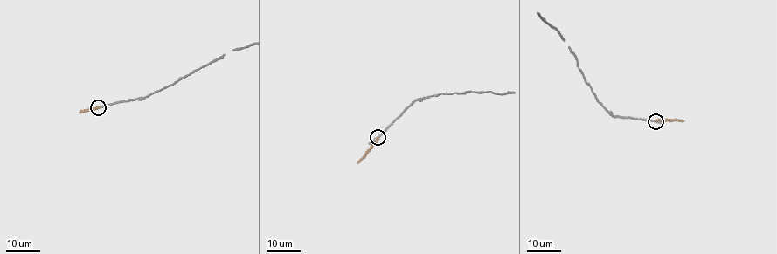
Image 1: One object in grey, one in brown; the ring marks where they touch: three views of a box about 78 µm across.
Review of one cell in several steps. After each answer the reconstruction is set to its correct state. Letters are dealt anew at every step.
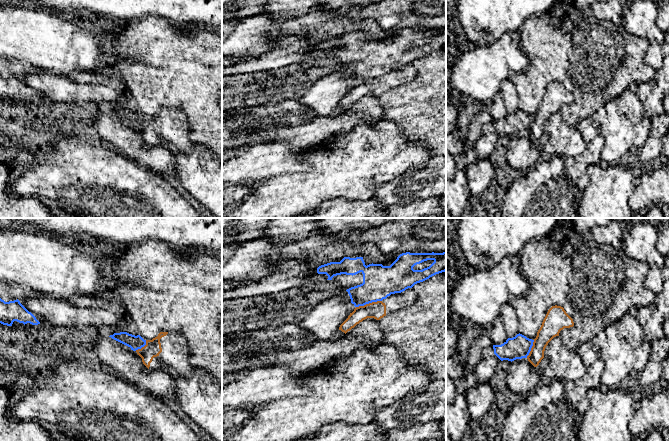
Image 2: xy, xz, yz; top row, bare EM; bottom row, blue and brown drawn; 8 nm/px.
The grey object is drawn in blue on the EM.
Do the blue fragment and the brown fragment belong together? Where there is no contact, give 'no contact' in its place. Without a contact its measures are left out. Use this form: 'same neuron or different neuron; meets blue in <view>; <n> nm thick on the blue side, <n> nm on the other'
different neuron; meets blue in xz; 260 nm thick on the blue side, 140 nm on the other

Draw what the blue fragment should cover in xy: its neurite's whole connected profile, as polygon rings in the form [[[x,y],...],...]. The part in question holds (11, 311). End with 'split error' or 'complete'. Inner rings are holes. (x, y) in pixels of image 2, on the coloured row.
[[[0,298],[0,323],[12,326],[14,321],[23,323],[24,325],[27,323],[32,325],[40,324],[36,317],[29,312],[18,299],[5,302]]]; complete

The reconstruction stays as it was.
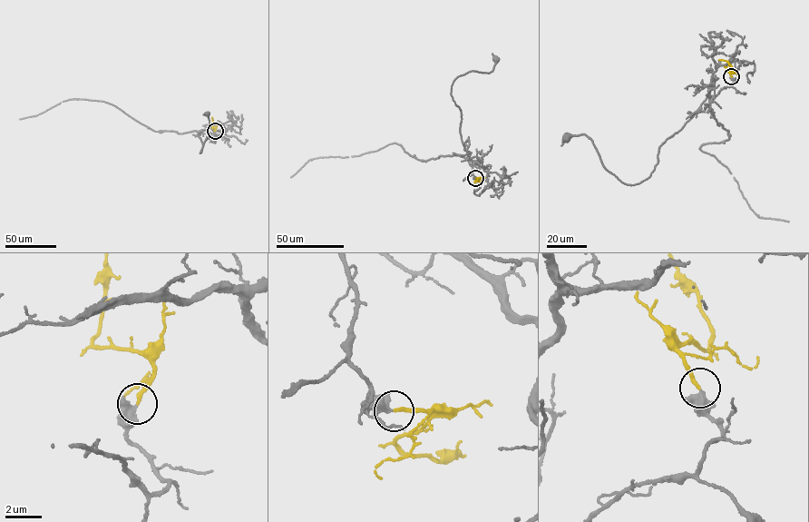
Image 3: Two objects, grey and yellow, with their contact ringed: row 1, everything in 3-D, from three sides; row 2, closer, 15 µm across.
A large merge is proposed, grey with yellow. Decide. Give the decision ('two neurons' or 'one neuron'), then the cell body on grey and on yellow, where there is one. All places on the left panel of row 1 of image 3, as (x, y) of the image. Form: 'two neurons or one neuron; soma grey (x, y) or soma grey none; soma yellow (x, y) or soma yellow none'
one neuron; soma grey (207, 113); soma yellow none

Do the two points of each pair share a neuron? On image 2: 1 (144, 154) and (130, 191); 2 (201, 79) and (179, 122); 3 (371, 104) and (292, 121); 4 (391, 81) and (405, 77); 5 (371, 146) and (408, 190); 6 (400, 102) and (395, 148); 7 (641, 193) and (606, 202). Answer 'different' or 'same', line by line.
1: different
2: different
3: same
4: same
5: different
6: different
7: different

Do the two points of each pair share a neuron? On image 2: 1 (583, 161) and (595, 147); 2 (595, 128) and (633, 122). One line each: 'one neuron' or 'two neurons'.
1: one neuron
2: one neuron

